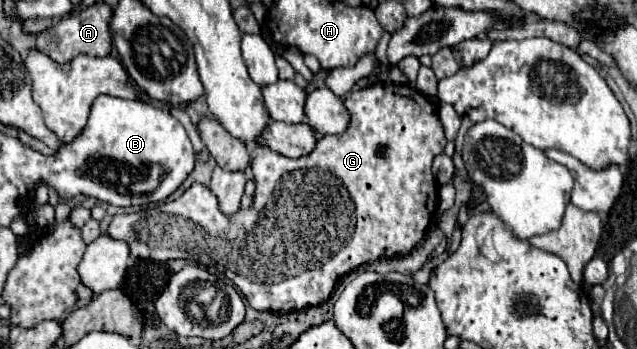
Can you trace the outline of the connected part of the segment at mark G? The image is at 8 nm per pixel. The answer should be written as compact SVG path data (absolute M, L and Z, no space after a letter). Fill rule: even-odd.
M377 82L349 92L343 104L351 114L347 130L339 136L323 136L307 156L287 158L263 146L251 148L251 170L255 174L257 190L249 212L241 210L239 216L227 220L227 216L219 212L213 192L195 182L171 202L161 202L149 210L113 216L107 234L127 242L131 256L135 258L157 262L183 258L195 260L203 266L215 266L235 286L239 286L255 310L287 314L325 302L337 280L347 272L383 256L405 256L421 242L439 202L431 162L433 156L443 152L447 142L435 102L415 88Z

